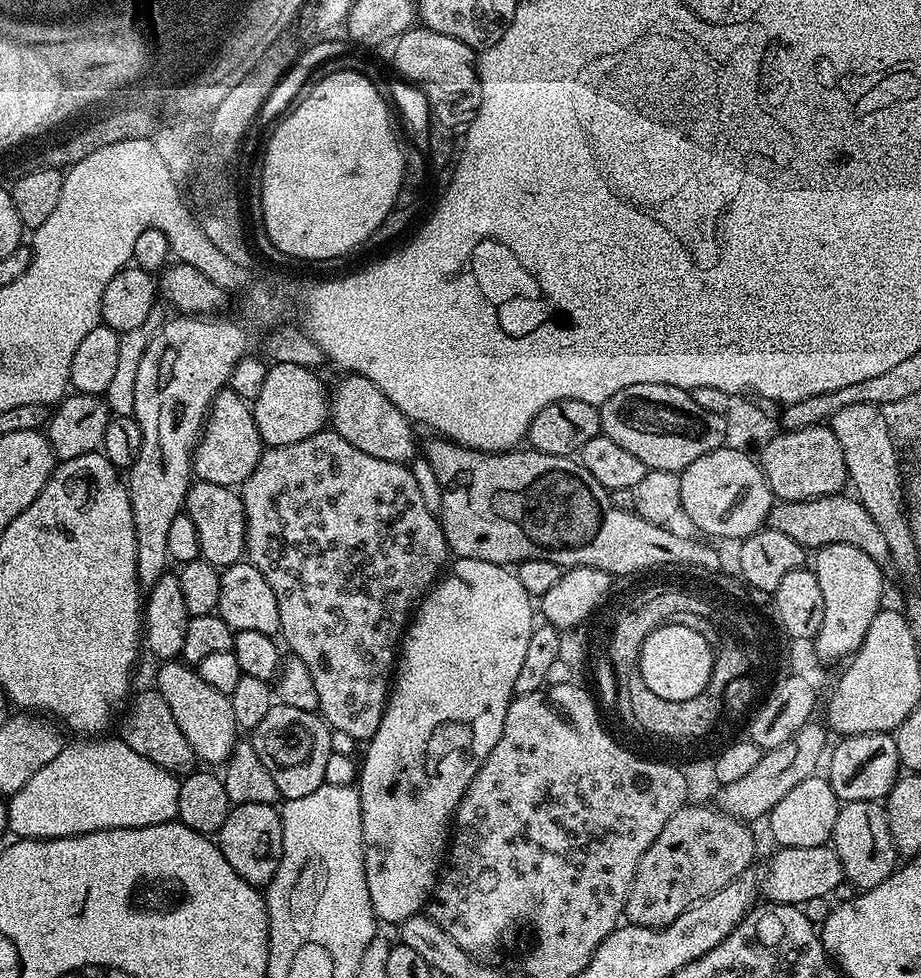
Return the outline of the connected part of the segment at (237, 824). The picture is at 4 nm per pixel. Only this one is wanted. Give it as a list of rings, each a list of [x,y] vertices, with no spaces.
[[[258,802],[235,805],[229,811],[226,822],[222,822],[218,843],[226,862],[234,866],[238,878],[253,888],[263,889],[274,878],[282,858],[282,822],[279,811],[273,805]]]

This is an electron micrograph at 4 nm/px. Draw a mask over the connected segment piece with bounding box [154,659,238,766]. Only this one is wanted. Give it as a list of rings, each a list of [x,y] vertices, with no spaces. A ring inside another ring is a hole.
[[[179,659],[163,661],[159,667],[160,669],[156,672],[155,691],[160,692],[162,698],[166,698],[166,706],[170,706],[170,714],[174,714],[174,722],[178,722],[178,730],[182,730],[182,734],[186,734],[186,742],[190,742],[197,761],[203,762],[205,760],[208,763],[205,765],[208,766],[216,766],[212,764],[223,765],[232,755],[234,746],[238,743],[238,736],[236,736],[238,727],[234,718],[234,710],[231,709],[229,696],[214,690],[214,686],[205,682],[193,665],[185,664]]]

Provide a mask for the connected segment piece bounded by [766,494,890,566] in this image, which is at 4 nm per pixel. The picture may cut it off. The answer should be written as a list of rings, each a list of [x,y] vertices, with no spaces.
[[[844,495],[819,496],[809,500],[782,500],[773,503],[772,512],[766,521],[767,527],[794,538],[794,542],[798,542],[805,550],[825,548],[831,544],[858,546],[858,550],[870,554],[874,562],[882,566],[887,565],[890,559],[881,527],[874,522],[869,511],[855,495]]]

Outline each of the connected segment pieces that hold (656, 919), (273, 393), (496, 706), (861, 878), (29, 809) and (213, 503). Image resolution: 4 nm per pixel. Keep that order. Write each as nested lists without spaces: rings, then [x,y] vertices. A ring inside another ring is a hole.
[[[689,802],[679,808],[662,826],[662,834],[654,838],[654,842],[642,854],[638,862],[638,870],[634,874],[634,882],[630,886],[630,894],[626,898],[624,920],[629,924],[637,924],[643,928],[666,928],[678,914],[690,910],[700,900],[710,898],[718,890],[722,890],[734,878],[753,867],[752,859],[756,856],[756,836],[745,821],[730,816],[719,807],[703,808],[700,804]]]
[[[294,362],[273,363],[269,367],[262,391],[250,404],[258,434],[267,447],[290,446],[290,442],[302,442],[302,438],[325,431],[330,420],[330,392],[316,375],[313,369],[294,366]]]
[[[456,558],[451,561],[447,571],[437,579],[428,595],[420,601],[411,617],[402,637],[402,643],[398,648],[398,667],[394,672],[394,683],[390,688],[388,702],[385,704],[384,713],[378,722],[378,739],[373,738],[367,741],[365,748],[368,749],[364,752],[364,764],[362,760],[358,768],[366,886],[370,886],[370,902],[377,921],[384,923],[385,920],[386,923],[393,924],[393,926],[403,924],[405,920],[417,915],[425,907],[432,889],[436,887],[442,865],[446,860],[446,849],[450,844],[450,825],[456,815],[456,808],[460,804],[460,799],[466,794],[470,782],[480,773],[480,768],[486,762],[486,758],[490,758],[494,746],[498,746],[498,738],[502,738],[502,726],[506,722],[506,710],[511,706],[514,699],[518,670],[522,670],[522,661],[526,658],[526,646],[530,643],[530,634],[534,627],[532,608],[534,612],[533,597],[528,595],[511,567],[494,562],[478,562],[477,560]],[[448,720],[452,723],[452,756],[448,753]]]
[[[881,801],[841,803],[830,841],[842,862],[845,881],[856,890],[867,890],[886,882],[898,867],[896,843],[890,834],[888,809]]]
[[[80,738],[77,744],[65,743],[64,749],[43,766],[24,786],[10,796],[7,831],[22,840],[53,840],[111,828],[158,826],[178,817],[180,780],[160,765],[142,758],[119,738]]]
[[[196,480],[188,490],[186,514],[190,518],[190,522],[194,522],[194,526],[198,526],[200,554],[203,560],[210,562],[215,568],[223,570],[232,564],[239,564],[245,559],[246,514],[244,513],[244,503],[240,501],[240,494],[236,488],[218,486],[214,482],[206,482],[205,480]]]

